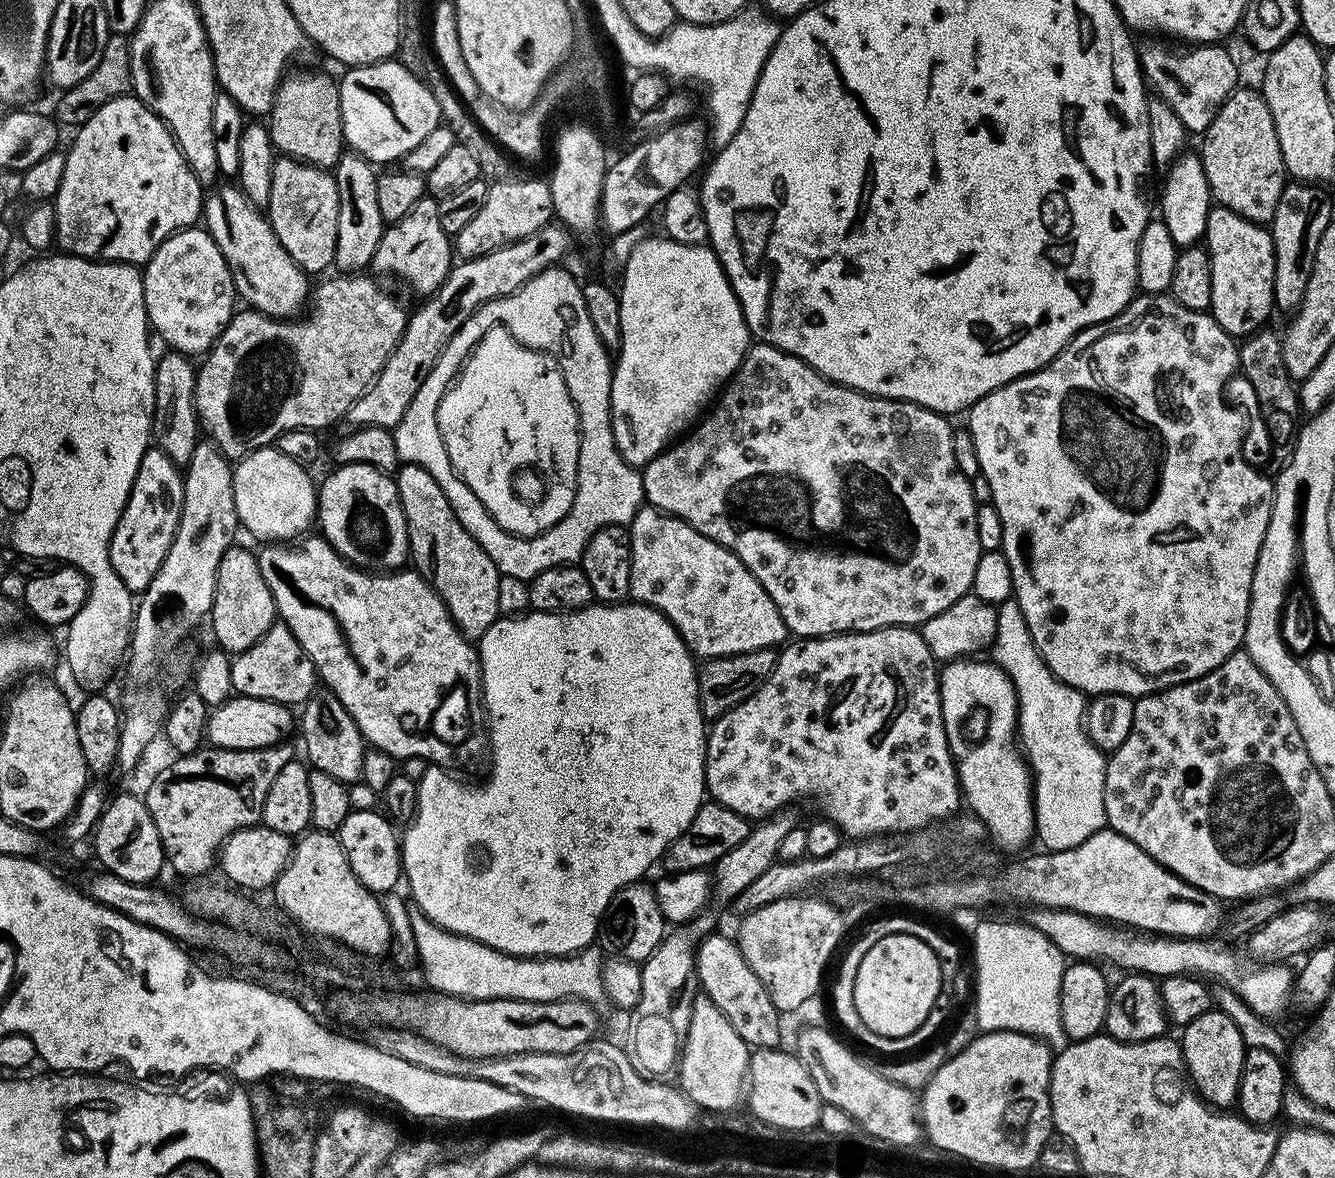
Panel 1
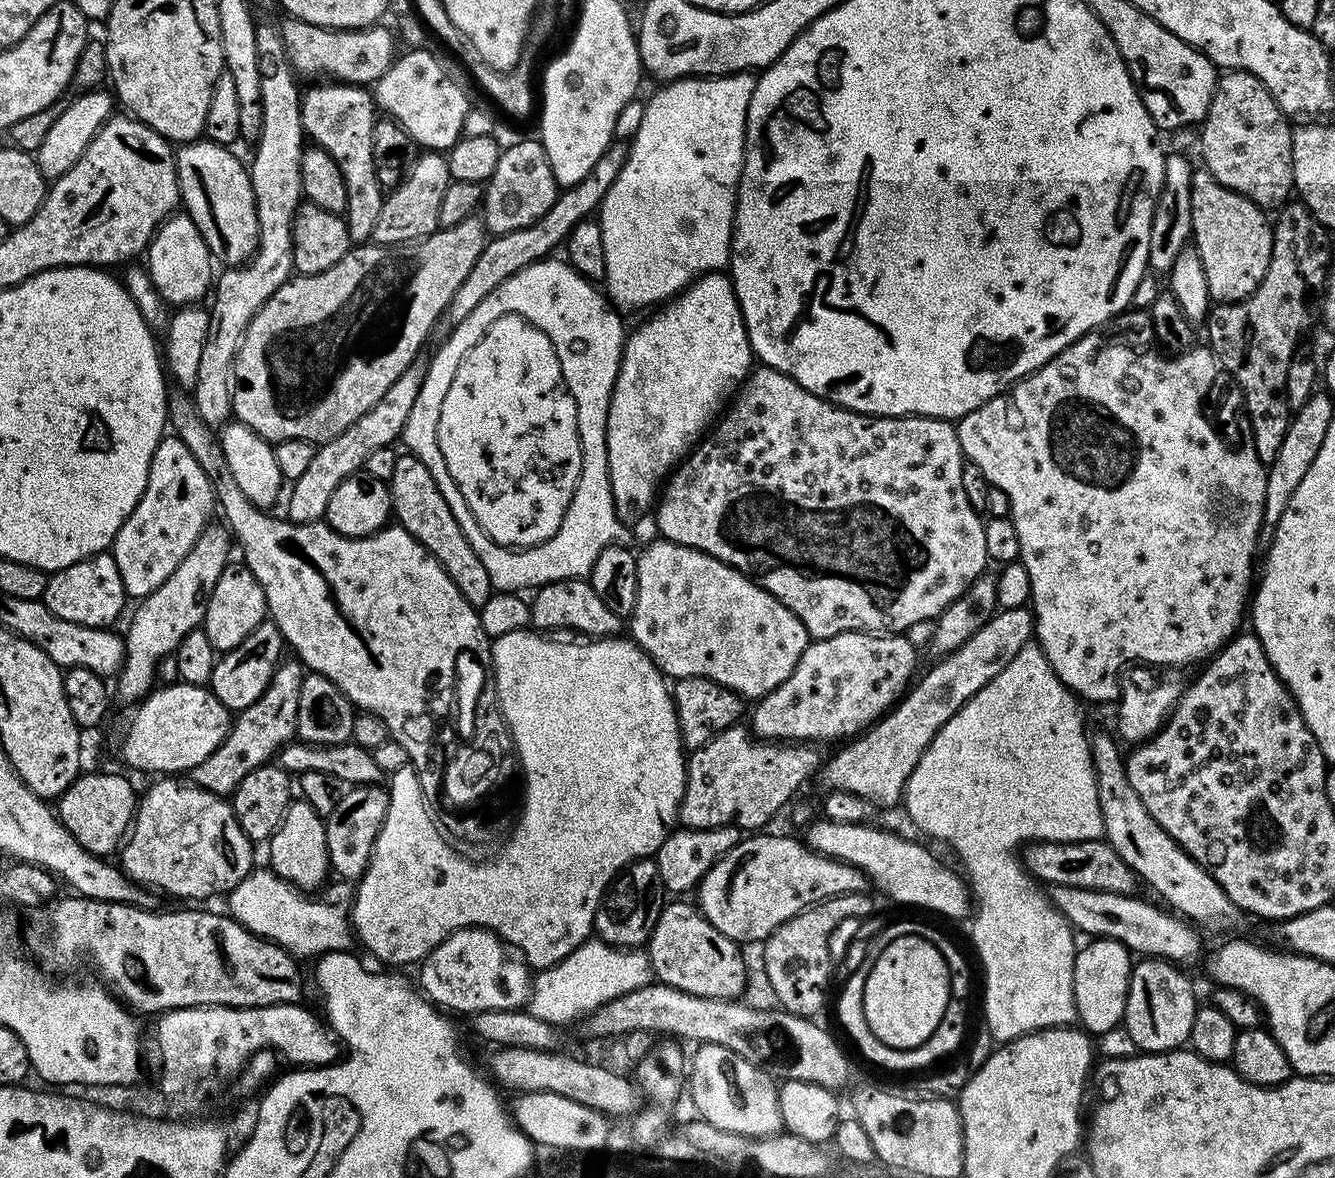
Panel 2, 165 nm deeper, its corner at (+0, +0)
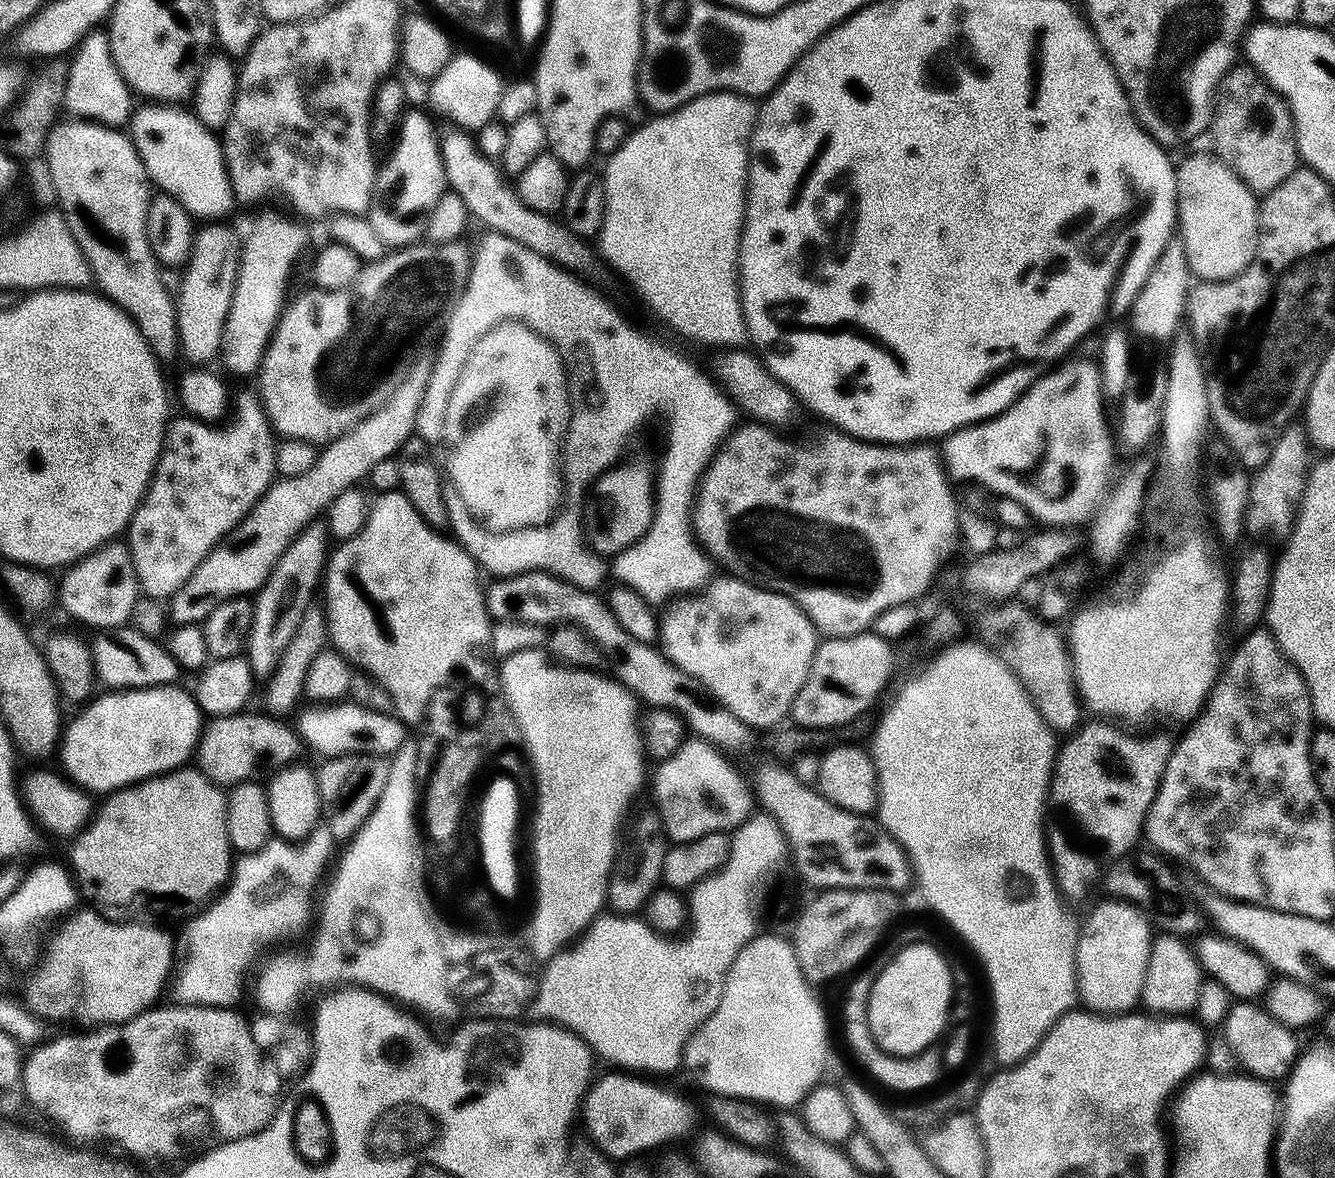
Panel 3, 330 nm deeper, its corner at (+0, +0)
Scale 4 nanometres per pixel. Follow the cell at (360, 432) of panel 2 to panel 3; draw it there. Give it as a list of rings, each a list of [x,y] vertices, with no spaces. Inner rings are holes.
[[[313,522],[306,525],[289,542],[288,549],[278,558],[268,580],[255,593],[246,655],[252,673],[257,678],[271,676],[286,646],[290,646],[290,638],[294,638],[294,630],[298,630],[298,622],[302,622],[302,614],[306,614],[306,610],[313,603],[312,595],[315,592],[317,595],[330,551],[328,540],[330,541],[330,533],[327,523]]]

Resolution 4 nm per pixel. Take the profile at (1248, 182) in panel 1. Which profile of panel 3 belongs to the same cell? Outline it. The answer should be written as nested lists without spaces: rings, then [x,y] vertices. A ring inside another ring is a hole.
[[[1233,66],[1216,87],[1214,115],[1210,125],[1210,136],[1216,143],[1215,155],[1242,178],[1242,182],[1250,191],[1263,194],[1274,190],[1274,186],[1286,182],[1290,174],[1296,171],[1300,160],[1300,151],[1296,148],[1296,127],[1292,125],[1292,110],[1288,103],[1270,87],[1251,66]]]

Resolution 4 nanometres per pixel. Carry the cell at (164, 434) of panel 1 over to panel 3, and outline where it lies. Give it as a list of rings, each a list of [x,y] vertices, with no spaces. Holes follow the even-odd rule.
[[[208,222],[192,237],[192,253],[184,277],[180,280],[180,293],[175,293],[177,338],[179,351],[192,366],[208,366],[220,355],[222,330],[226,314],[230,312],[230,298],[234,296],[236,275],[240,265],[241,237],[224,222]]]

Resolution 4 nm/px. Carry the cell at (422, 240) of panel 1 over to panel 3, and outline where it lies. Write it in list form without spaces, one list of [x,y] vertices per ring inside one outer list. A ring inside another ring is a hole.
[[[408,110],[400,117],[398,139],[392,145],[391,152],[387,153],[385,160],[388,161],[385,164],[383,161],[379,165],[372,191],[372,201],[366,213],[366,219],[370,222],[370,226],[374,226],[378,238],[382,238],[385,246],[392,250],[407,248],[409,244],[417,243],[423,237],[430,210],[434,210],[434,202],[438,202],[438,198],[442,198],[446,190],[438,131],[436,132],[435,126],[432,125],[433,117],[427,111],[425,112]]]

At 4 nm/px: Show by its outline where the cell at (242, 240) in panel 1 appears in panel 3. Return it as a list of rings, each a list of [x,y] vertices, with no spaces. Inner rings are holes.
[[[152,102],[144,107],[148,108],[137,107],[135,109],[134,115],[130,120],[130,135],[132,138],[132,145],[136,147],[138,154],[142,158],[142,166],[146,166],[146,170],[148,171],[148,179],[152,181],[153,185],[155,185],[155,187],[159,189],[163,195],[173,196],[179,202],[179,204],[185,210],[187,210],[188,215],[195,218],[197,221],[216,222],[221,218],[224,218],[224,215],[226,215],[231,208],[234,208],[234,197],[232,194],[232,183],[228,180],[228,168],[224,164],[224,149],[221,141],[218,139],[217,133],[205,128],[203,122],[191,111],[185,110],[185,112],[183,112],[183,110],[180,109],[183,107],[169,106],[164,102]]]

